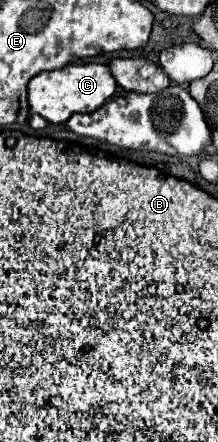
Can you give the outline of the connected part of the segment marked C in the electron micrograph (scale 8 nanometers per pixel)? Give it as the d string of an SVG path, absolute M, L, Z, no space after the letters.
M69 64L61 70L41 72L29 82L29 108L51 124L65 124L77 112L93 112L101 108L113 94L117 82L105 64Z

